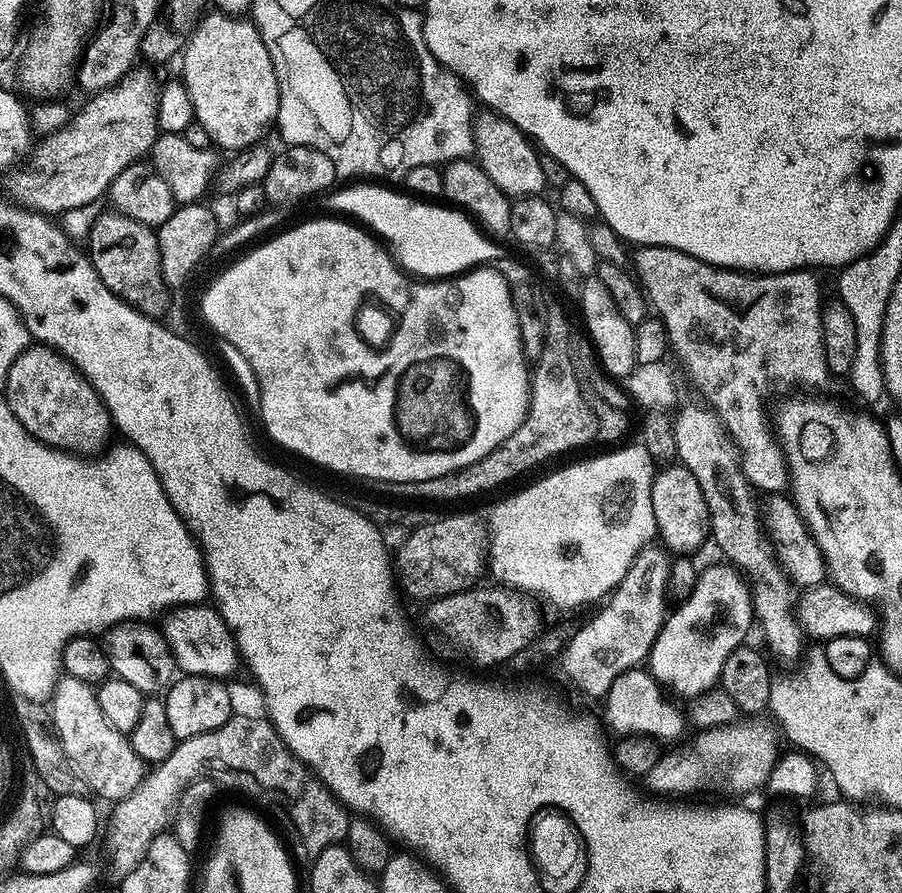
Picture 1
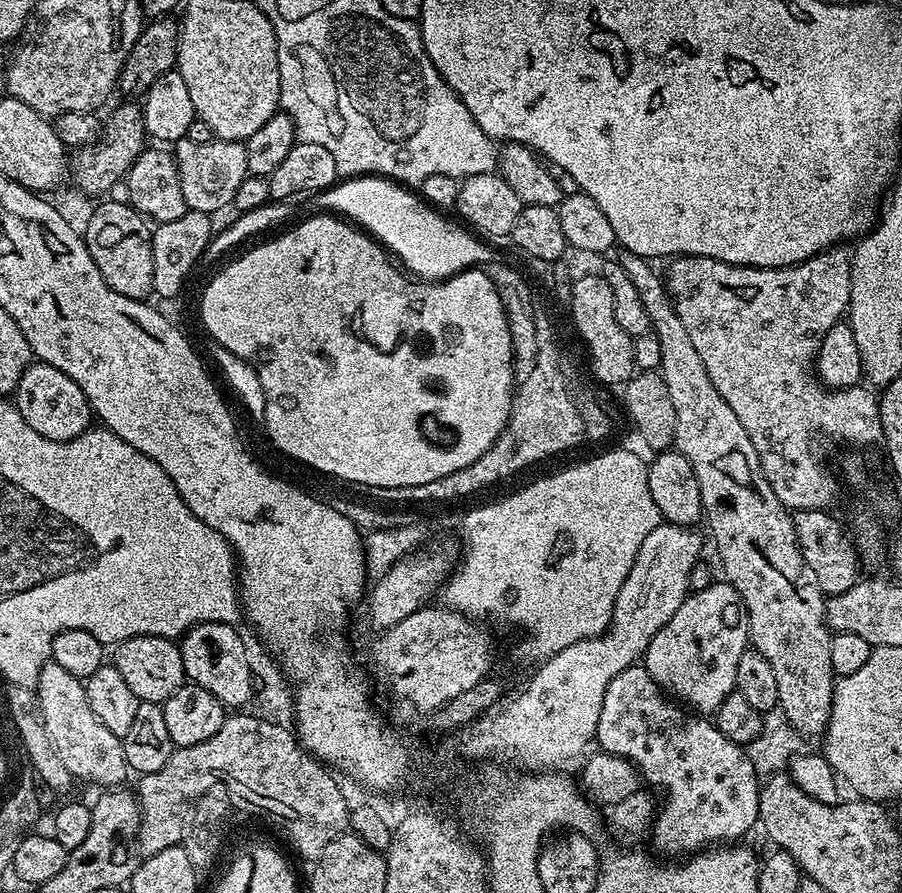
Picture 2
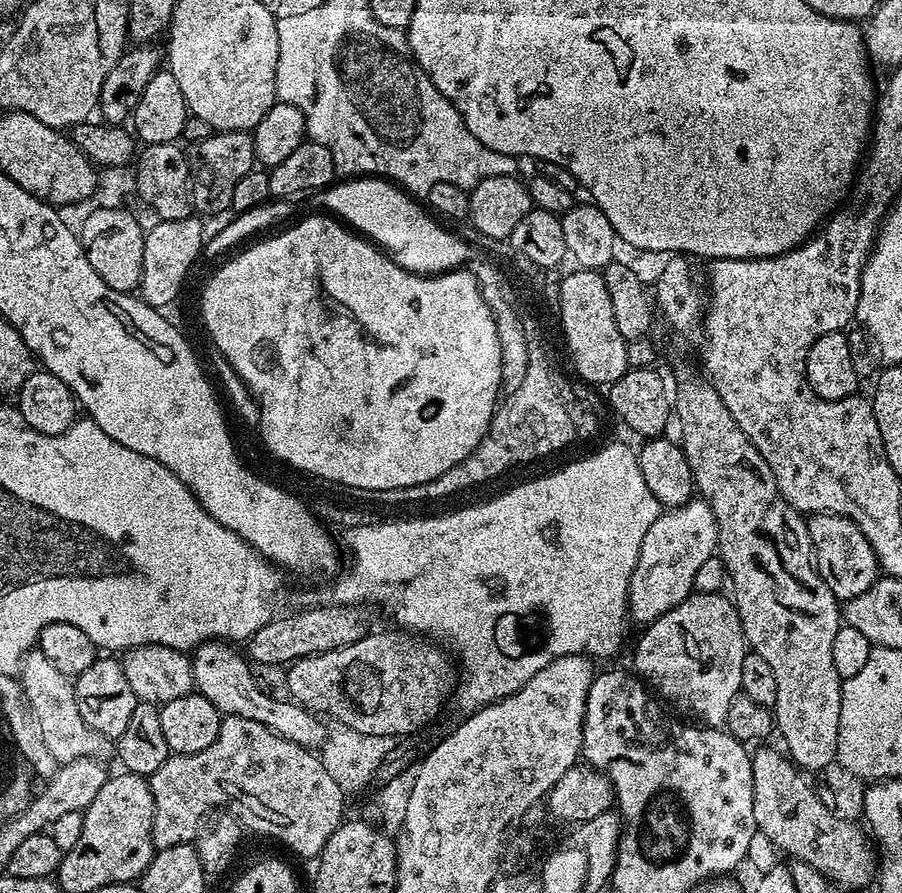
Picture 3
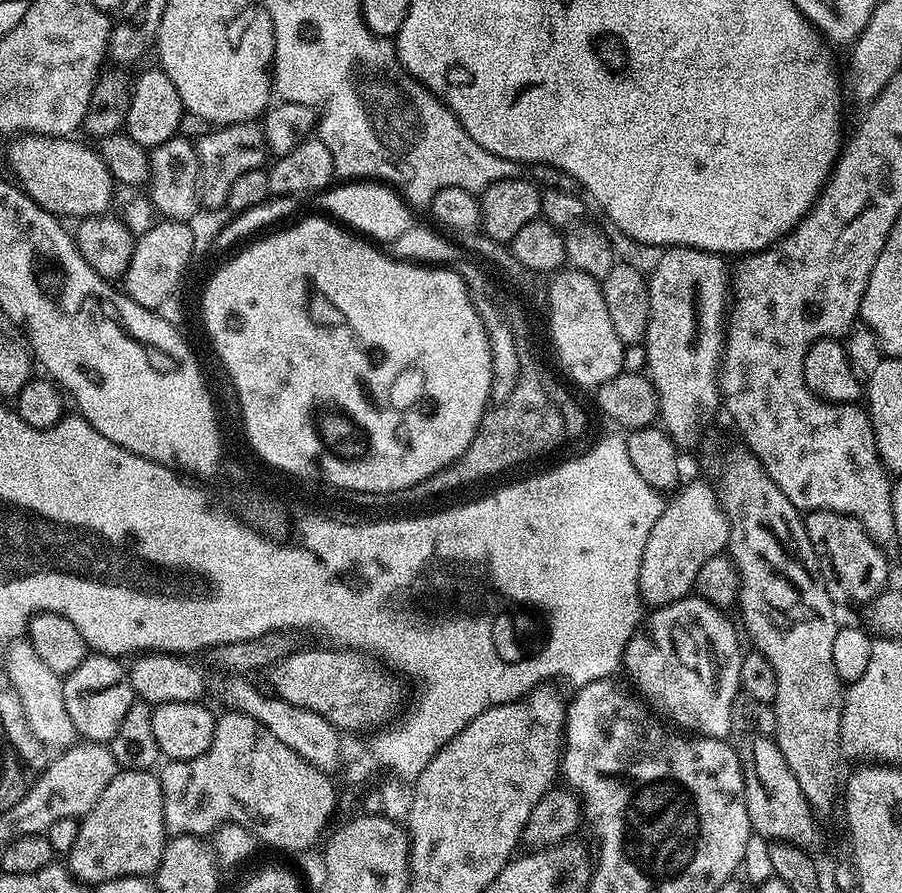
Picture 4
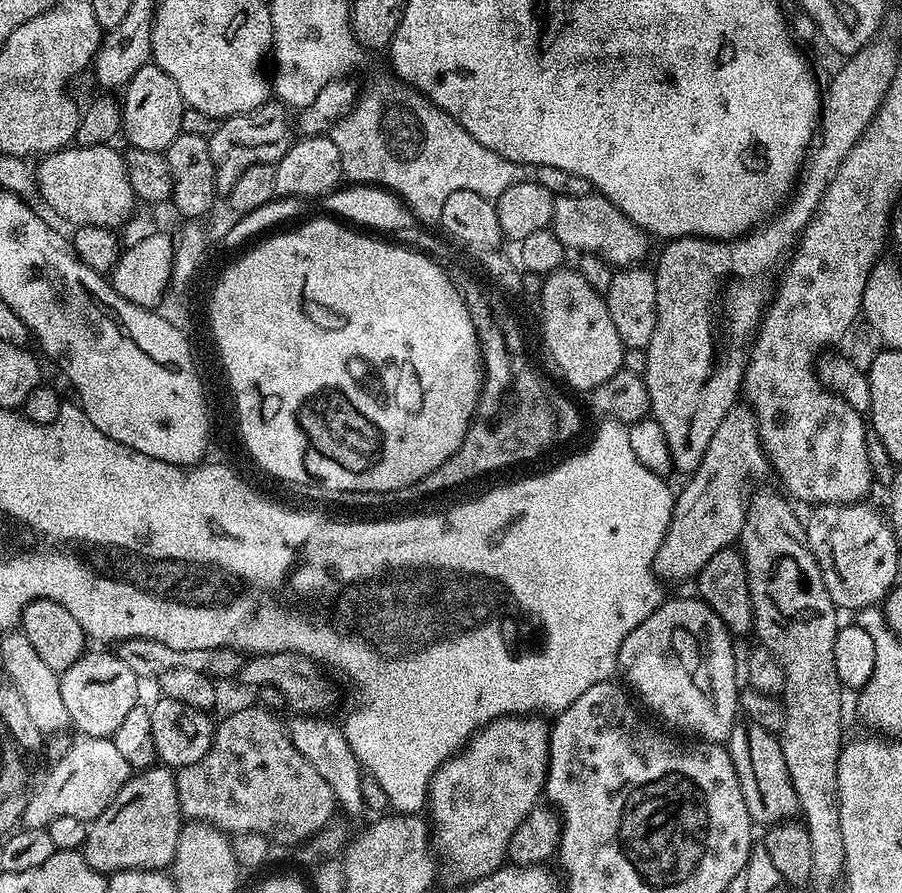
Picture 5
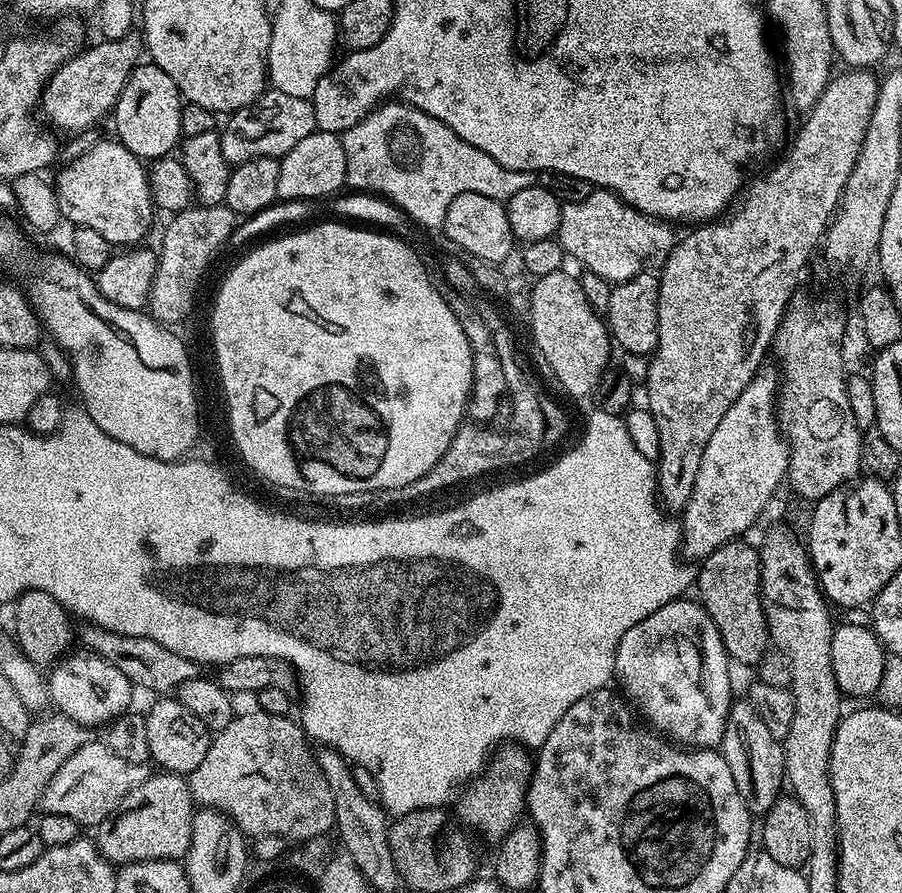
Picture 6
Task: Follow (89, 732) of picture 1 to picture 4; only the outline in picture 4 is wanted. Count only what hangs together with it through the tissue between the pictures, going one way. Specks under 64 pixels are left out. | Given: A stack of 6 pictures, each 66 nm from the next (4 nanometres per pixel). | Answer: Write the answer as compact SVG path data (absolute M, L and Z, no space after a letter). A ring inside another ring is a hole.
M26 638L16 640L10 646L8 658L10 658L8 676L15 689L18 690L23 710L26 712L27 720L35 736L43 746L49 749L63 750L71 747L77 741L78 733L70 719L70 714L66 711L62 677L50 669L50 666L39 657L38 650Z

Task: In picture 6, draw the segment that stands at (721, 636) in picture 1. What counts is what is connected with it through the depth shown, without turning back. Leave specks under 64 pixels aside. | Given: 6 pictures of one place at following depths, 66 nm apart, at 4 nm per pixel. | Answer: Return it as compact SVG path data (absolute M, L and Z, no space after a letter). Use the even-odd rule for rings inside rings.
M688 599L672 600L666 606L654 610L654 614L644 616L642 622L630 626L630 630L622 634L622 642L618 642L616 651L614 680L617 685L620 683L619 691L633 705L636 703L640 707L639 715L644 715L657 733L692 750L716 750L725 741L728 711L734 703L732 676L728 673L730 661L727 650L722 646L722 638L704 605L695 599Z

